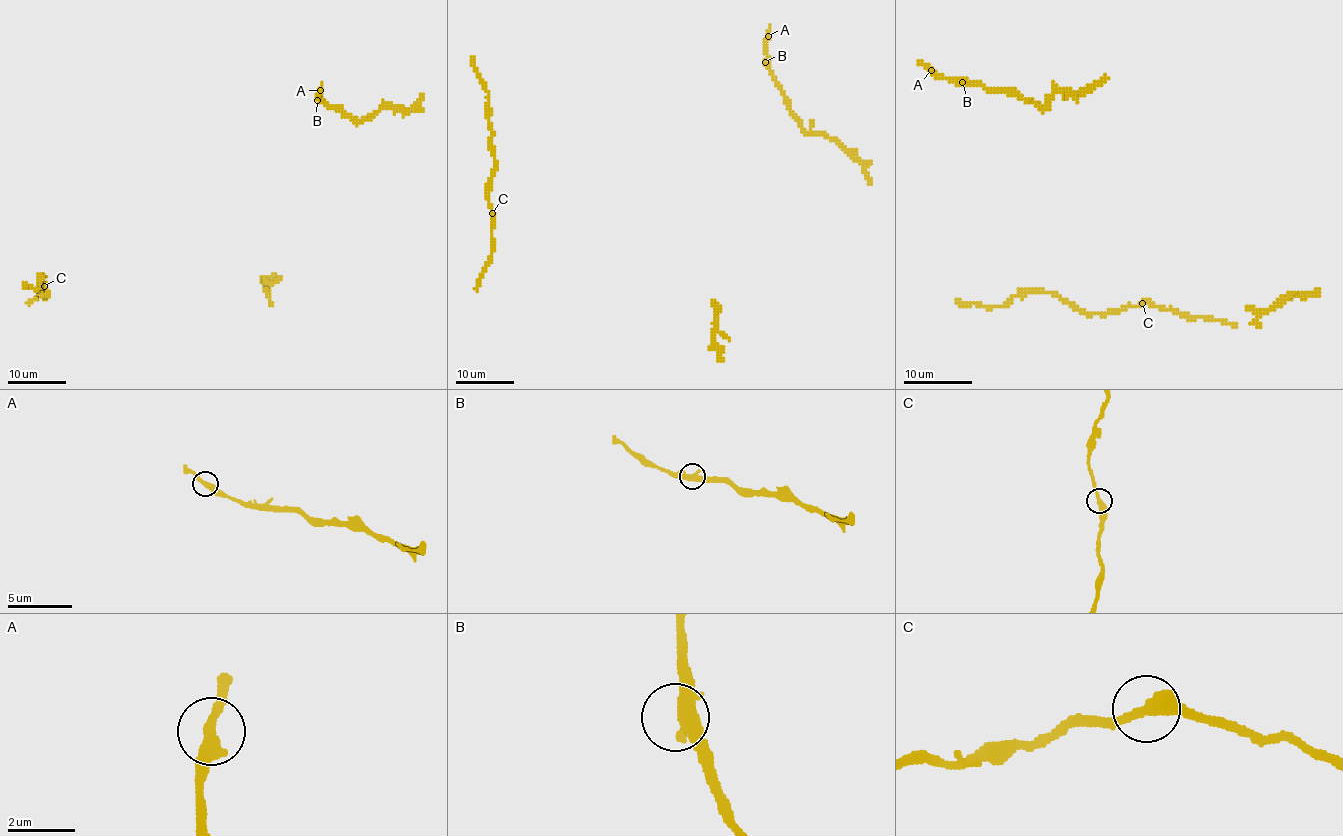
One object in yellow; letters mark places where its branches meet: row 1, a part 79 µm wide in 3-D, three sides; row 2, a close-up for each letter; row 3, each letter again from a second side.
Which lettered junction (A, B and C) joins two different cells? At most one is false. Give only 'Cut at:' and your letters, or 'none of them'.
Cut at: none of them

